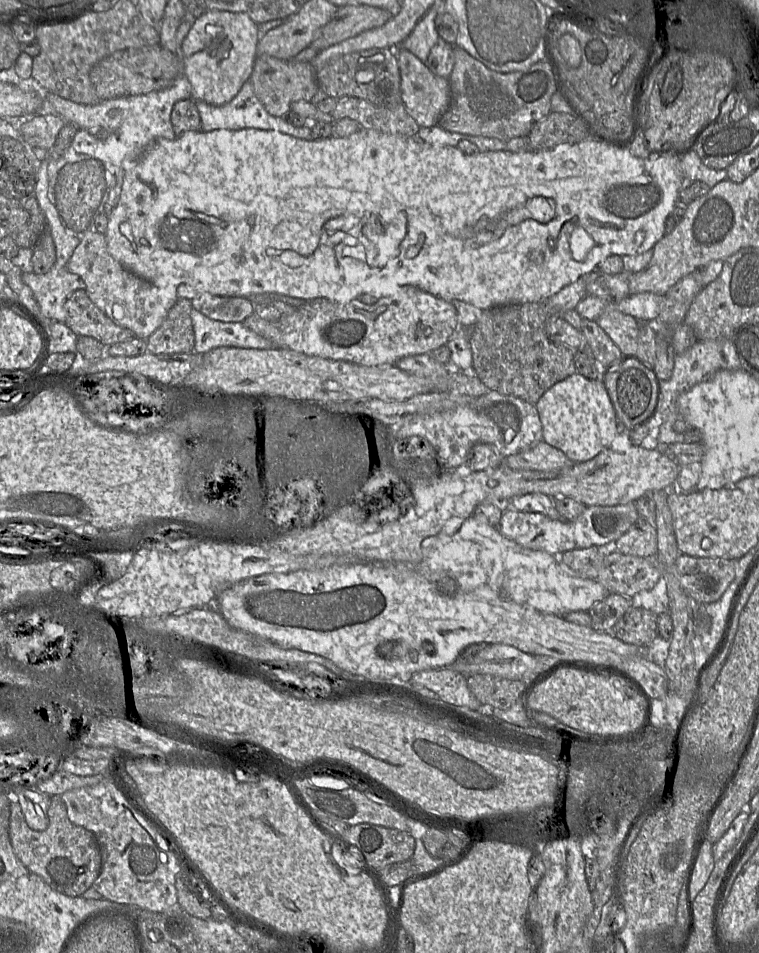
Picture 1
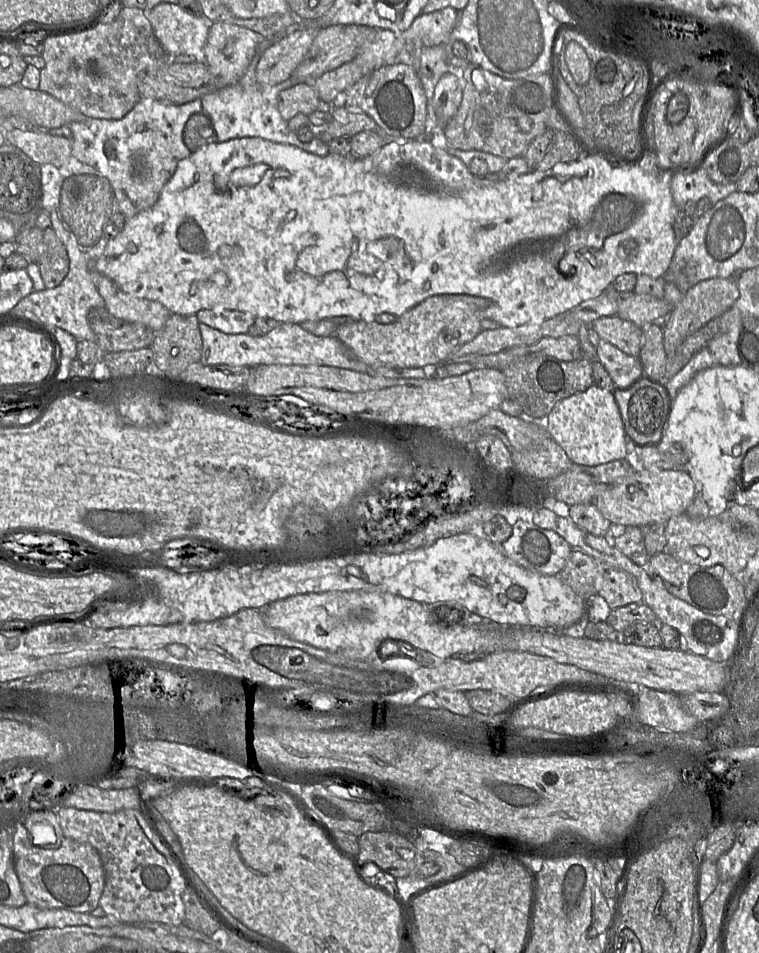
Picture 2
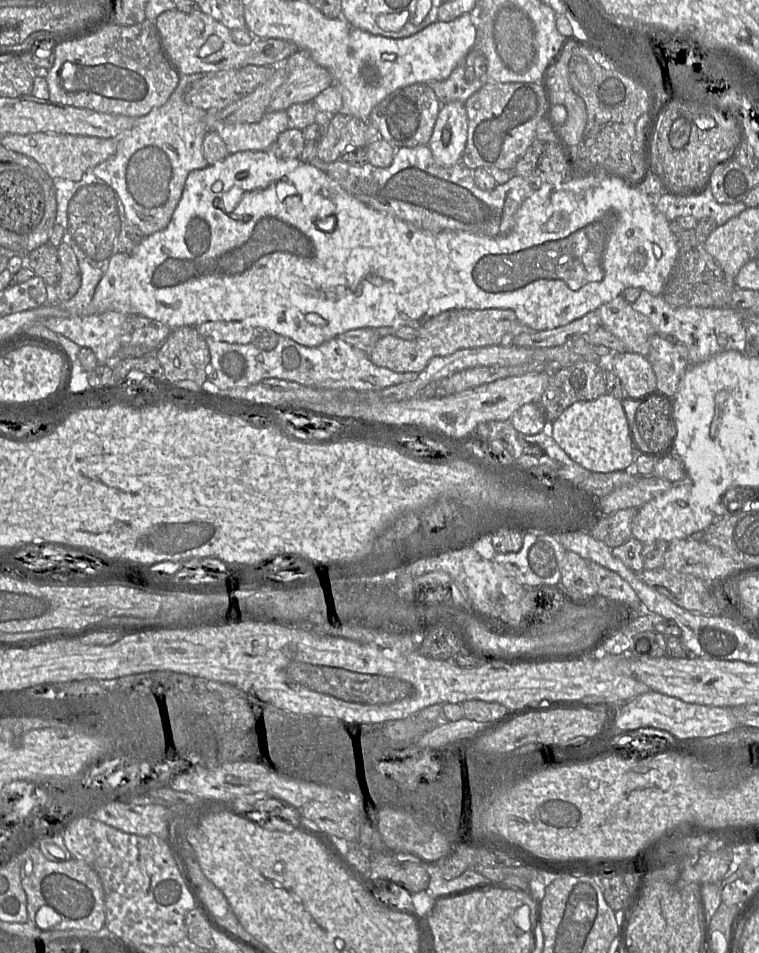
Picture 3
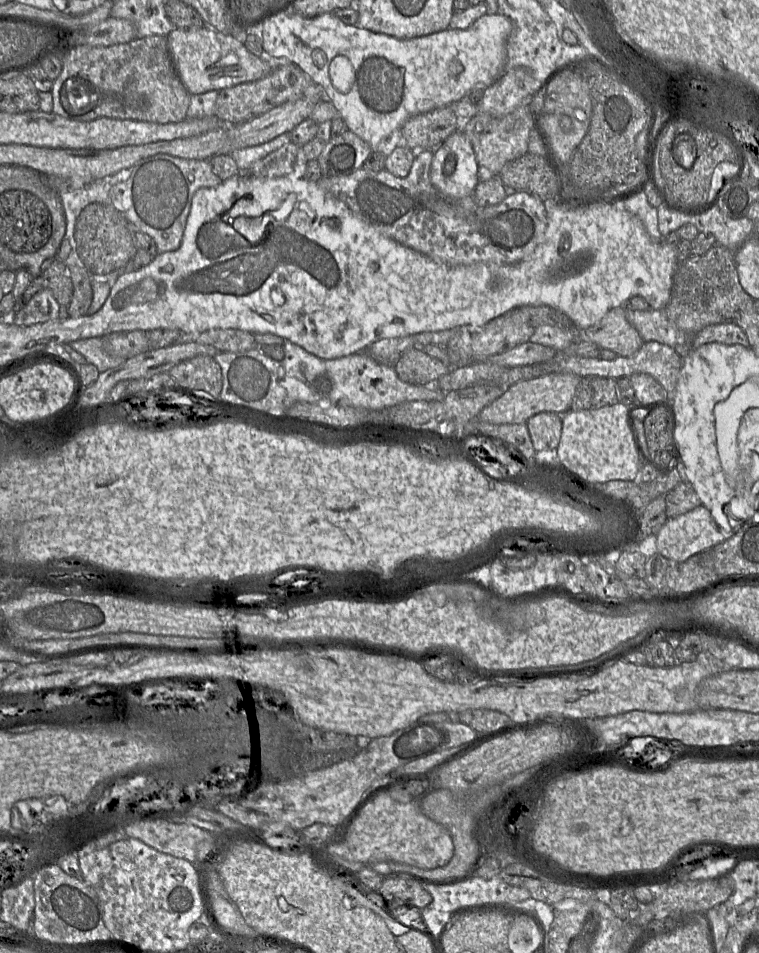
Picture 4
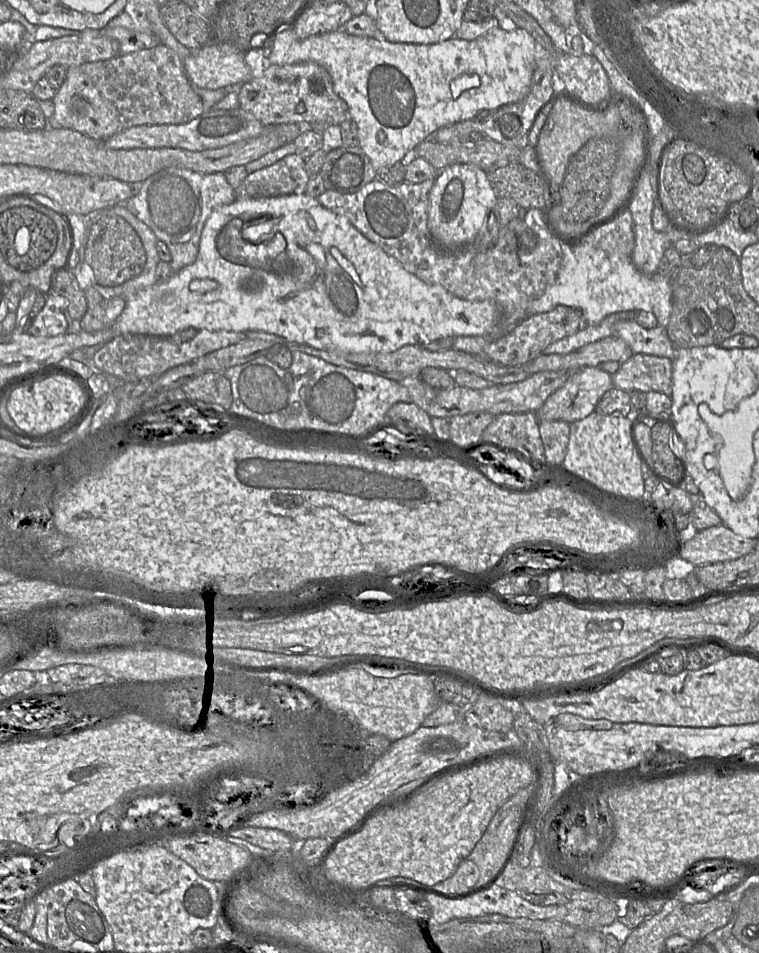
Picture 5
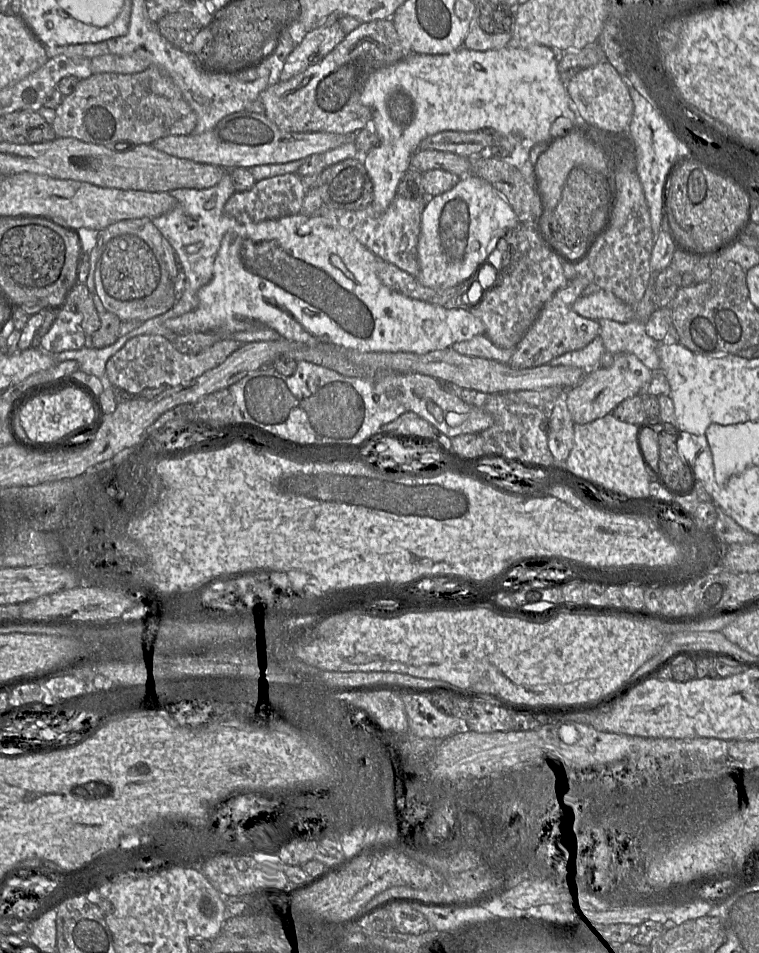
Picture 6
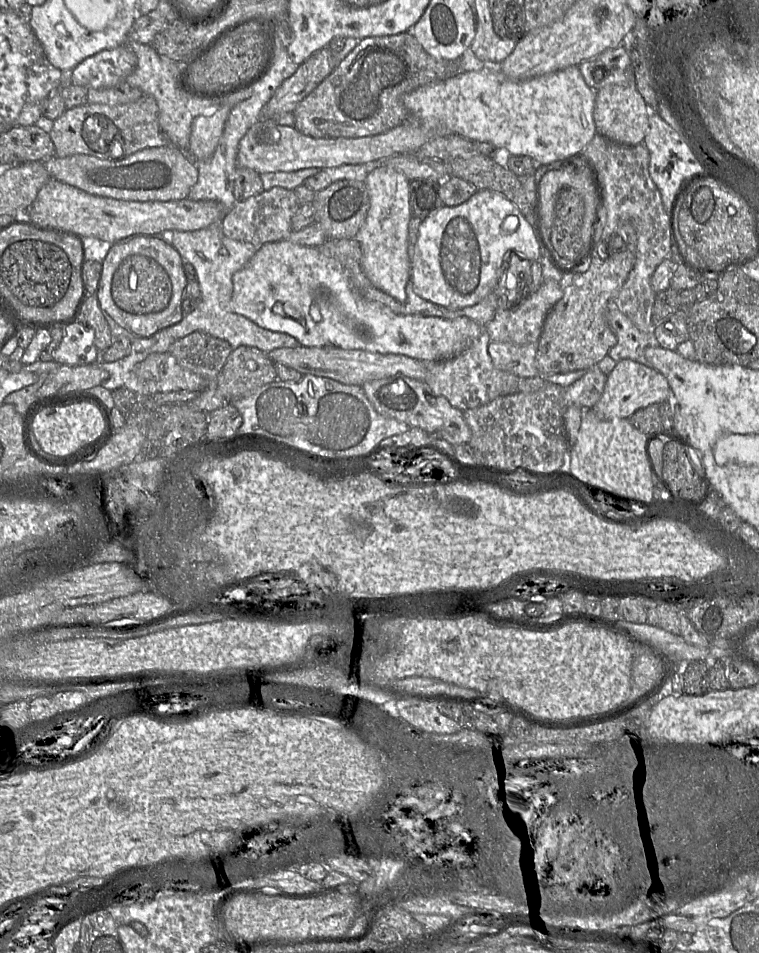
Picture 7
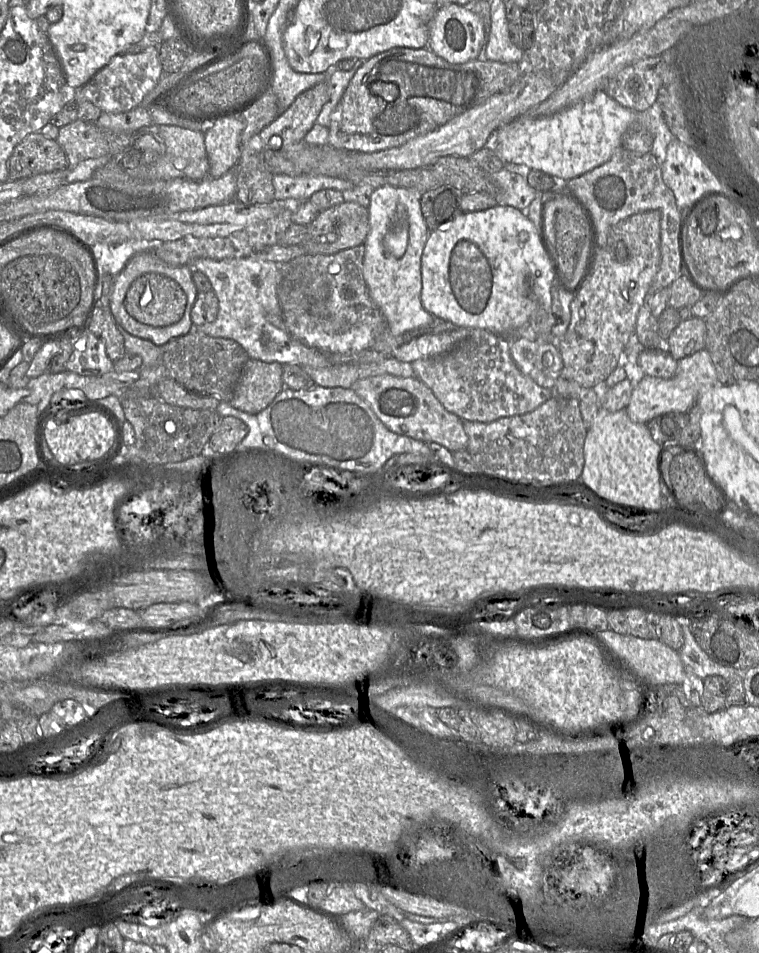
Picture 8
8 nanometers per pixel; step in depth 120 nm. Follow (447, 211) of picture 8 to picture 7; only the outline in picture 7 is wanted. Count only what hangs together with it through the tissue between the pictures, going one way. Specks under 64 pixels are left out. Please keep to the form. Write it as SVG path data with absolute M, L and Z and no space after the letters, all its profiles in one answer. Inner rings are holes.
M432 180L409 182L410 206L413 216L423 220L444 206L439 195L440 183Z

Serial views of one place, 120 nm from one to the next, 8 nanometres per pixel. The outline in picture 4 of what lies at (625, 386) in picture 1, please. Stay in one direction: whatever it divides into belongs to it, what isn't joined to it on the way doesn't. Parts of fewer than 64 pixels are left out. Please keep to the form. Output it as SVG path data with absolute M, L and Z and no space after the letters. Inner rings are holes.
M637 405L629 409L629 415L638 449L646 461L662 473L674 468L677 448L674 440L673 408L663 405L653 408Z

